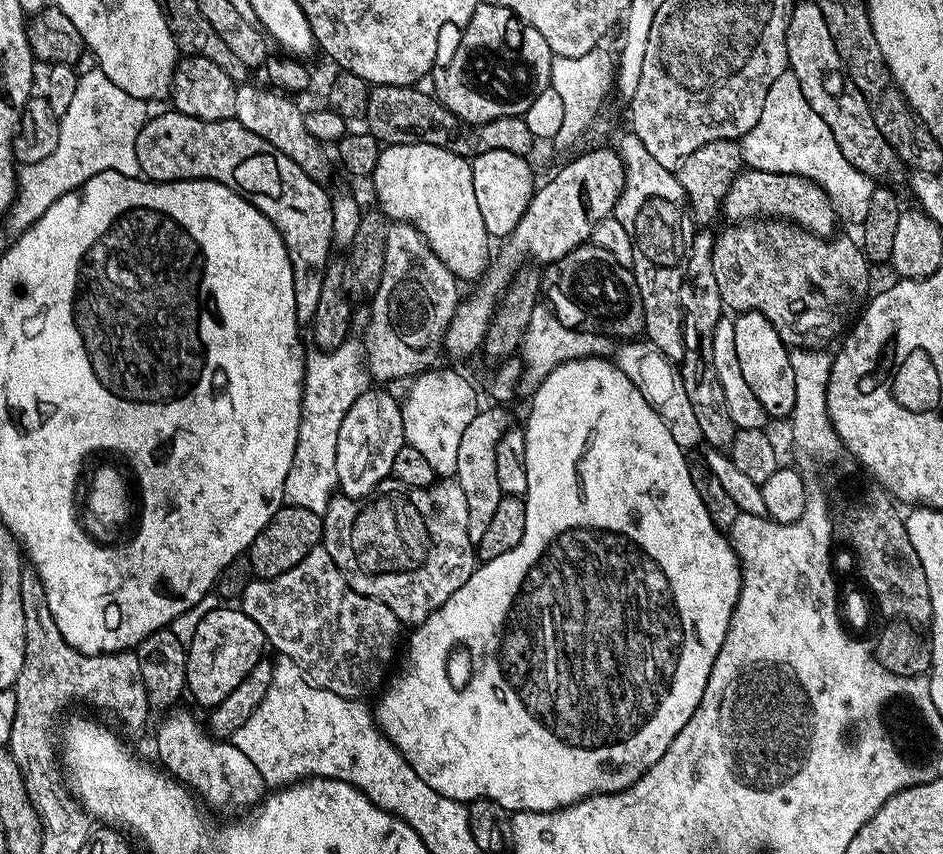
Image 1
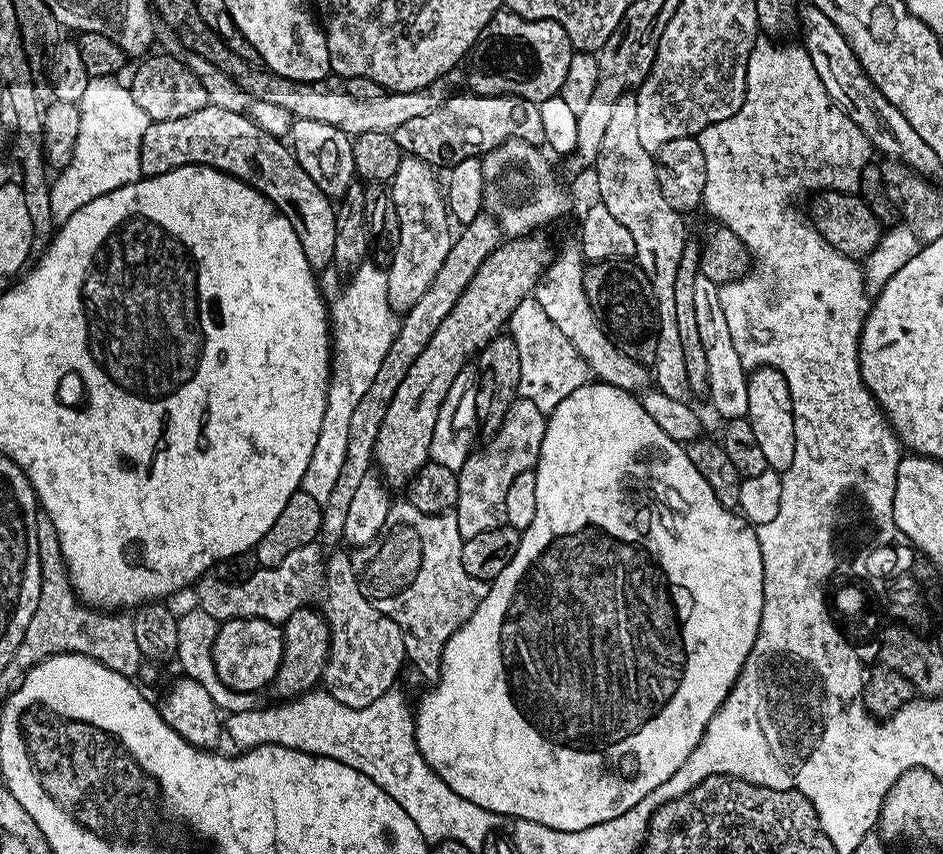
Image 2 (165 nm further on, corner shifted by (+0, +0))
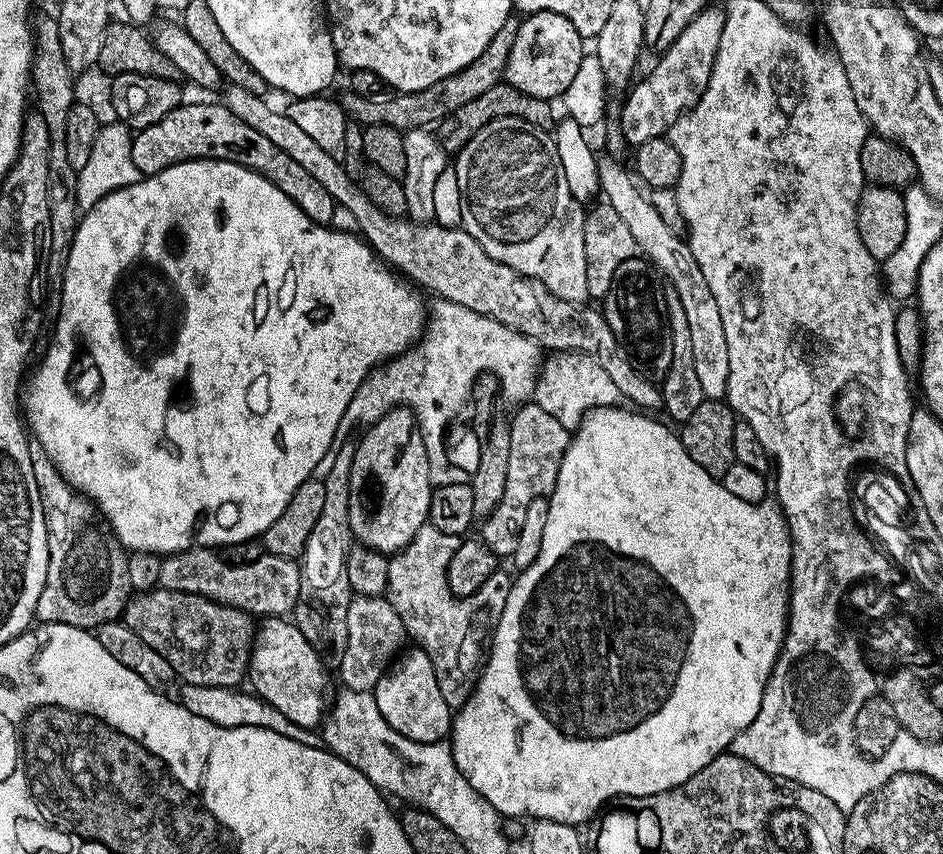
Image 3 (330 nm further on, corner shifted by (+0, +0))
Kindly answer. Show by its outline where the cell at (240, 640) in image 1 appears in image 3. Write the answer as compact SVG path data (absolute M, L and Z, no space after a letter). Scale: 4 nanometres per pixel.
M269 616L259 621L248 663L251 691L274 706L297 729L314 730L323 723L330 702L330 692L329 696L327 692L330 680L325 669L325 661L291 619Z

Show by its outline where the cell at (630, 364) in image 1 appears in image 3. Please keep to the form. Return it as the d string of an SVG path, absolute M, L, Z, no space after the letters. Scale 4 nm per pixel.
M498 118L494 122L482 126L482 130L478 130L478 134L474 134L474 138L470 138L470 142L466 142L466 146L461 152L455 153L454 167L457 172L458 186L461 190L462 227L478 242L478 246L482 246L482 250L486 250L486 254L490 254L490 258L510 266L518 274L528 276L531 280L540 281L546 286L546 290L550 290L550 294L575 304L585 303L589 299L588 287L586 286L586 242L584 241L586 212L582 205L576 201L574 194L570 194L570 185L566 183L566 174L562 171L562 162L558 158L555 135L549 129L534 126L522 118Z

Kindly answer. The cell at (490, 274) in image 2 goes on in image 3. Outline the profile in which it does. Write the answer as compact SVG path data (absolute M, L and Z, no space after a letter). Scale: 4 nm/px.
M399 407L392 408L381 420L371 421L368 433L360 440L360 445L355 445L352 453L352 465L350 466L350 530L353 537L363 547L371 548L374 552L382 552L385 554L395 554L401 552L405 546L414 538L414 534L418 534L418 530L422 530L428 524L428 511L430 510L430 498L433 490L433 476L430 474L430 463L427 461L427 448L424 441L424 435L420 433L416 422L416 413L410 408Z

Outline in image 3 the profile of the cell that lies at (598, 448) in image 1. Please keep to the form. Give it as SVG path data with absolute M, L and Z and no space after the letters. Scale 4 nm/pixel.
M628 406L593 408L585 414L580 425L571 433L568 449L562 458L562 466L558 470L558 482L551 496L547 497L548 509L546 527L542 530L542 550L538 558L530 562L530 566L521 569L513 579L510 598L506 598L504 620L501 621L499 636L496 637L492 664L485 662L488 676L484 681L478 681L475 684L471 698L455 713L452 721L450 743L458 770L463 776L468 777L470 786L474 786L474 790L478 790L478 794L486 798L486 802L490 802L490 806L494 806L494 810L500 813L501 817L528 815L532 816L533 821L553 820L581 826L580 824L586 823L596 811L599 813L605 805L617 798L658 794L686 782L691 776L698 774L698 770L702 770L702 766L706 766L714 757L725 755L731 749L732 740L738 738L738 734L742 734L742 730L746 730L750 722L754 722L762 706L762 694L766 690L766 682L770 678L774 662L784 648L784 635L788 632L788 593L792 583L792 536L788 532L788 523L783 512L780 511L780 505L768 498L756 504L742 502L742 498L734 498L734 494L726 490L723 482L715 476L706 474L706 470L702 470L702 466L698 466L698 462L694 462L694 458L686 454L679 435L675 431L671 432L667 428L669 427L667 423L659 424L648 416L651 415L641 414Z

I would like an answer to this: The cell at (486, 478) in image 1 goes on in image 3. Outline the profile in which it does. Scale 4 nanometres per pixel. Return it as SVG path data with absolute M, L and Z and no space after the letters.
M525 402L510 416L510 462L507 467L505 490L498 506L479 526L484 544L494 550L498 558L510 558L518 547L518 534L522 534L522 521L530 502L551 496L558 482L558 470L568 449L570 432L557 418L546 414L535 402Z

